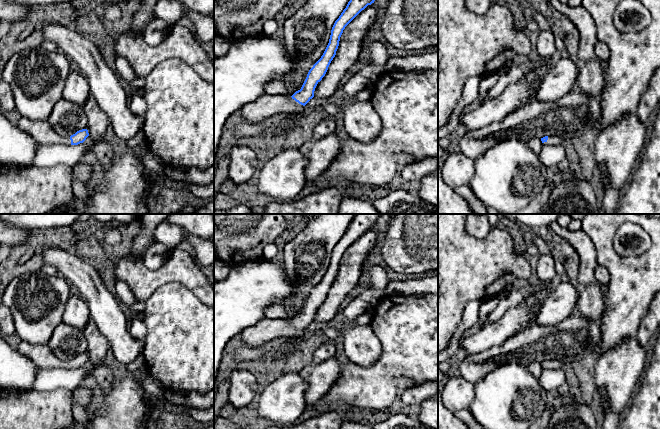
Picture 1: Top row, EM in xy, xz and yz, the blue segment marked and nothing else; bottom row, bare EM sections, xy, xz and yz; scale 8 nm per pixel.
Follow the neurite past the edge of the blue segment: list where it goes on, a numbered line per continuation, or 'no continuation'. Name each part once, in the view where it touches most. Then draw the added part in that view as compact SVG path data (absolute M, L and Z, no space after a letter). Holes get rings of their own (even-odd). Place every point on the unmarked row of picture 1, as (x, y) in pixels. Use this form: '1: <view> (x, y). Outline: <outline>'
1: xz (267, 329). Outline: M262 318L256 325L244 329L241 340L247 347L261 347L280 336L303 336L303 329L291 320Z

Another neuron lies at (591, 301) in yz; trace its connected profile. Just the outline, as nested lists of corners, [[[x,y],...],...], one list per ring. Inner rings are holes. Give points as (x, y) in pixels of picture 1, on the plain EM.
[[[597,282],[582,287],[575,313],[591,321],[599,319],[605,307],[606,289]]]

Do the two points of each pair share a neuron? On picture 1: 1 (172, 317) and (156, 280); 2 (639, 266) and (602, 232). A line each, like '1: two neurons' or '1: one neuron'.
1: two neurons
2: one neuron

